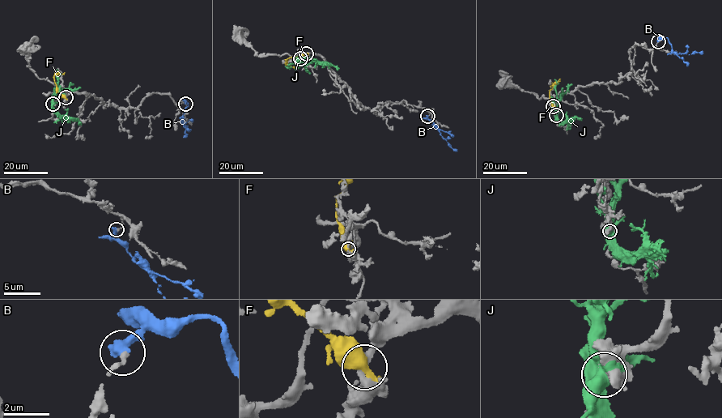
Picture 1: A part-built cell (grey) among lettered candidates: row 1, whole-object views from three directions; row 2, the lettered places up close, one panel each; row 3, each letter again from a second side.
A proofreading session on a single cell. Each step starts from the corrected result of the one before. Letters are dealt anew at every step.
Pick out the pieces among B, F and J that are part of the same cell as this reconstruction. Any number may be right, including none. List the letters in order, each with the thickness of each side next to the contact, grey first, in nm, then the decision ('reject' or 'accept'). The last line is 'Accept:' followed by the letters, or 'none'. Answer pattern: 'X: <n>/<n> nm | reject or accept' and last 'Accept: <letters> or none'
B: 160/460 nm | reject
F: 300/460 nm | reject
J: 550/600 nm | reject
Accept: none

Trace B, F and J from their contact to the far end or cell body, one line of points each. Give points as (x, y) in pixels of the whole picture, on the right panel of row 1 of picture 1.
B: (658, 40), (668, 39), (672, 50), (678, 54), (702, 53)
F: (553, 106), (550, 89), (560, 78)
J: (556, 115), (562, 121), (575, 117), (580, 118)

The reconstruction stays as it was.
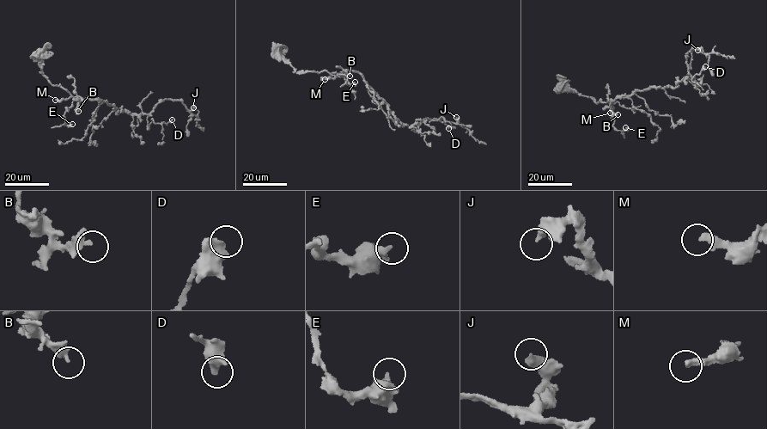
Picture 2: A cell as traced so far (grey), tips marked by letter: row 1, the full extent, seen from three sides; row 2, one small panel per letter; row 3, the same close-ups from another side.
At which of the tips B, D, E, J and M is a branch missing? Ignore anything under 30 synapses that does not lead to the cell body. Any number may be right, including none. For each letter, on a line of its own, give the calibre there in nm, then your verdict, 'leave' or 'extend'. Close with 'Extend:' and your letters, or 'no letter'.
B: 440 nm thick; leave
D: 600 nm thick; leave
E: 320 nm thick; leave
J: 400 nm thick; leave
M: 340 nm thick; extend
Extend: M

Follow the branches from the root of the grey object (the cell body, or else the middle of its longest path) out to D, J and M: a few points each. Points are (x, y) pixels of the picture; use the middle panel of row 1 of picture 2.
D: (276, 51), (296, 72), (325, 70), (338, 76), (346, 70), (358, 71), (402, 125), (438, 119), (448, 128)
J: (276, 51), (296, 72), (358, 71), (402, 125), (428, 118), (456, 123), (456, 117)
M: (276, 51), (296, 72), (325, 70), (334, 76), (325, 79)

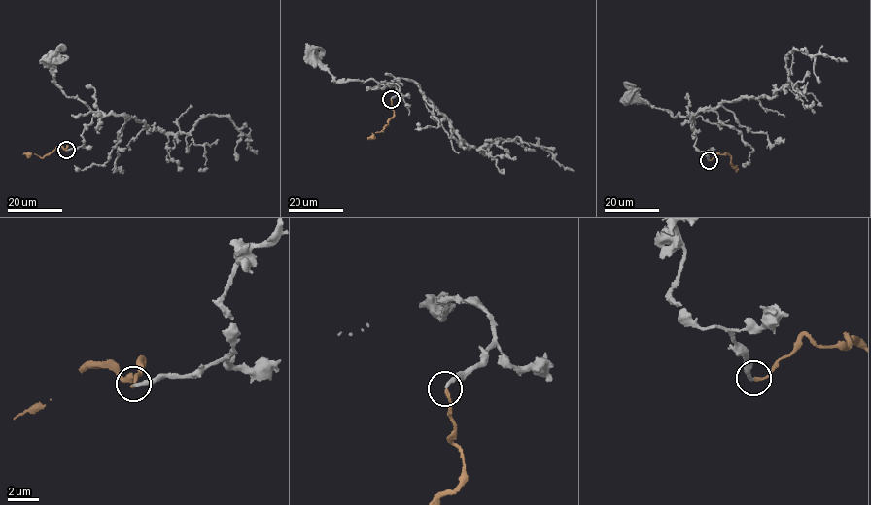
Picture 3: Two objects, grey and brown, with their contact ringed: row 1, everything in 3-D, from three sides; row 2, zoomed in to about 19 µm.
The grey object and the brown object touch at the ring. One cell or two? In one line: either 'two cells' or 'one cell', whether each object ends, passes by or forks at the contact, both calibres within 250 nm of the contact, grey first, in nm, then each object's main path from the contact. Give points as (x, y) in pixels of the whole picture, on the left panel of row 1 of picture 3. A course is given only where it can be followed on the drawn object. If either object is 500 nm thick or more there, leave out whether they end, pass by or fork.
one cell | grey ends | brown ends | 240/180 nm | grey via (66, 150), (84, 144), (82, 134), (94, 113), (76, 97), (66, 97), (54, 83), (52, 58) | brown via (66, 150), (68, 147), (56, 148), (43, 157), (23, 154)

